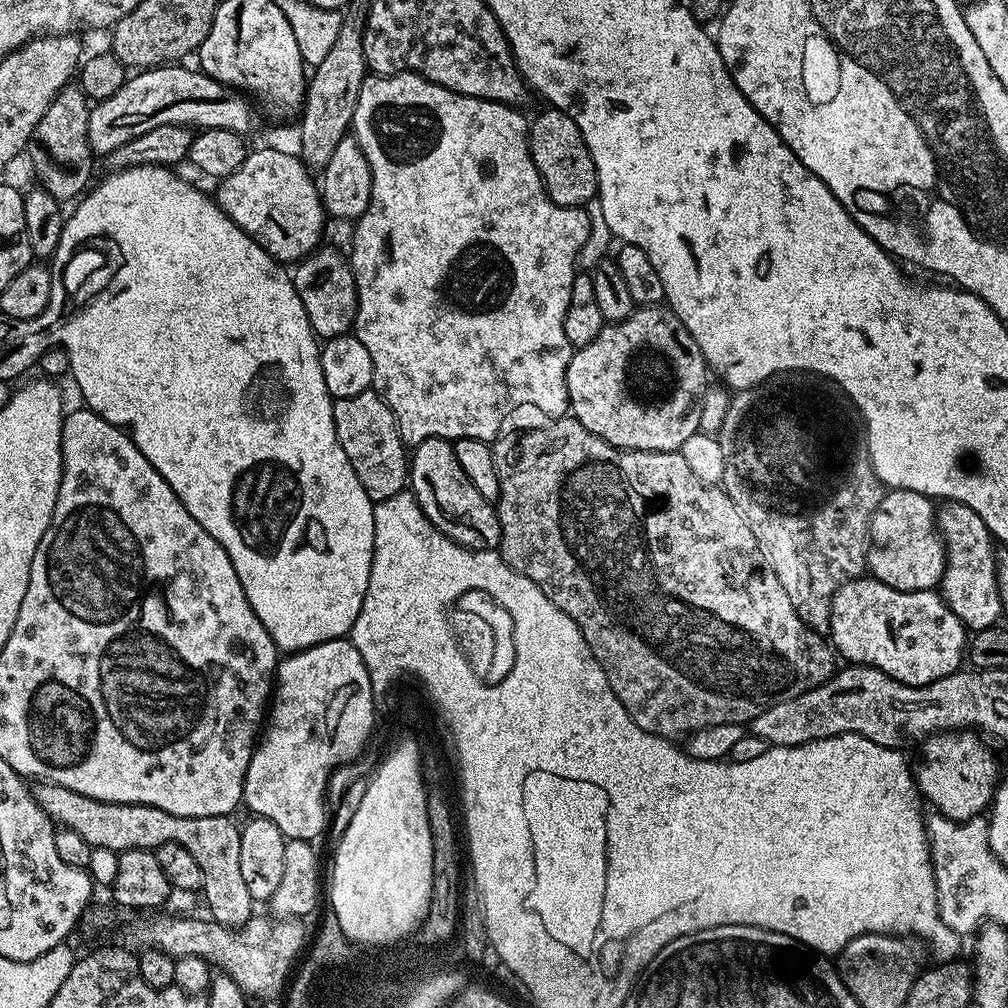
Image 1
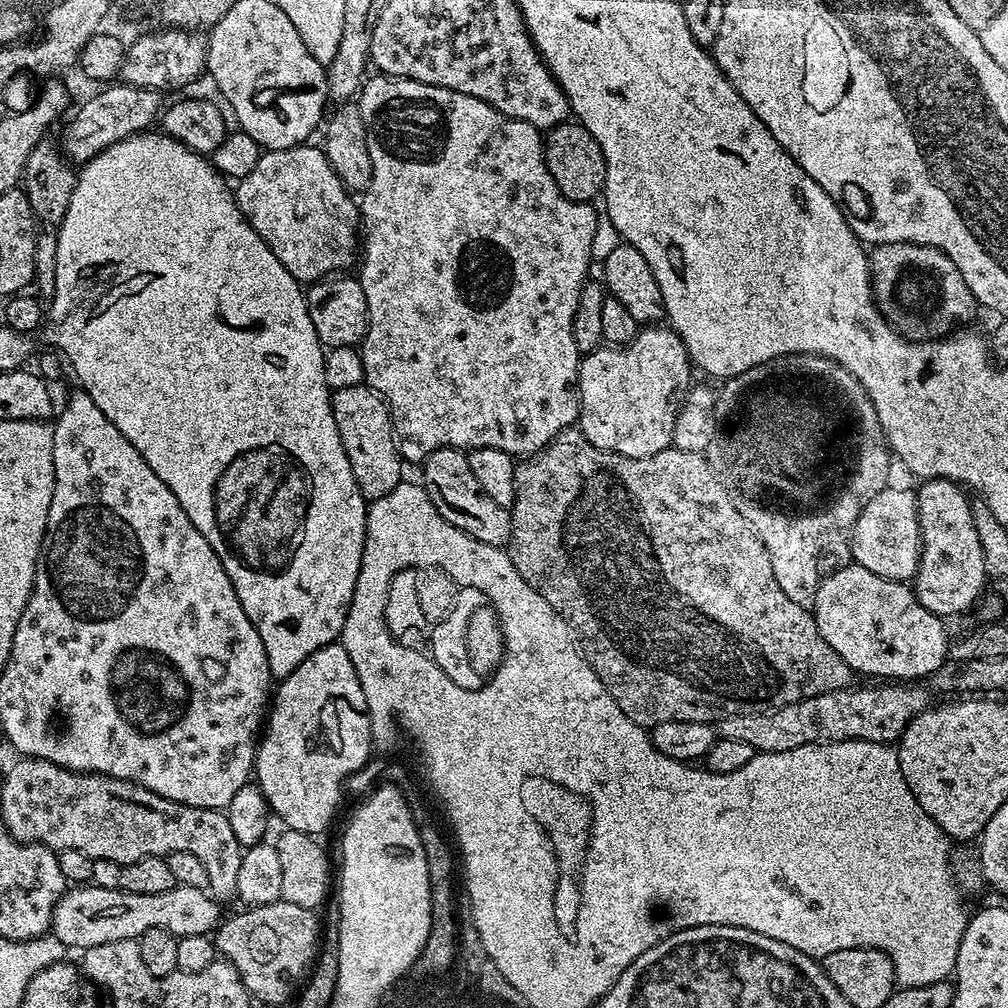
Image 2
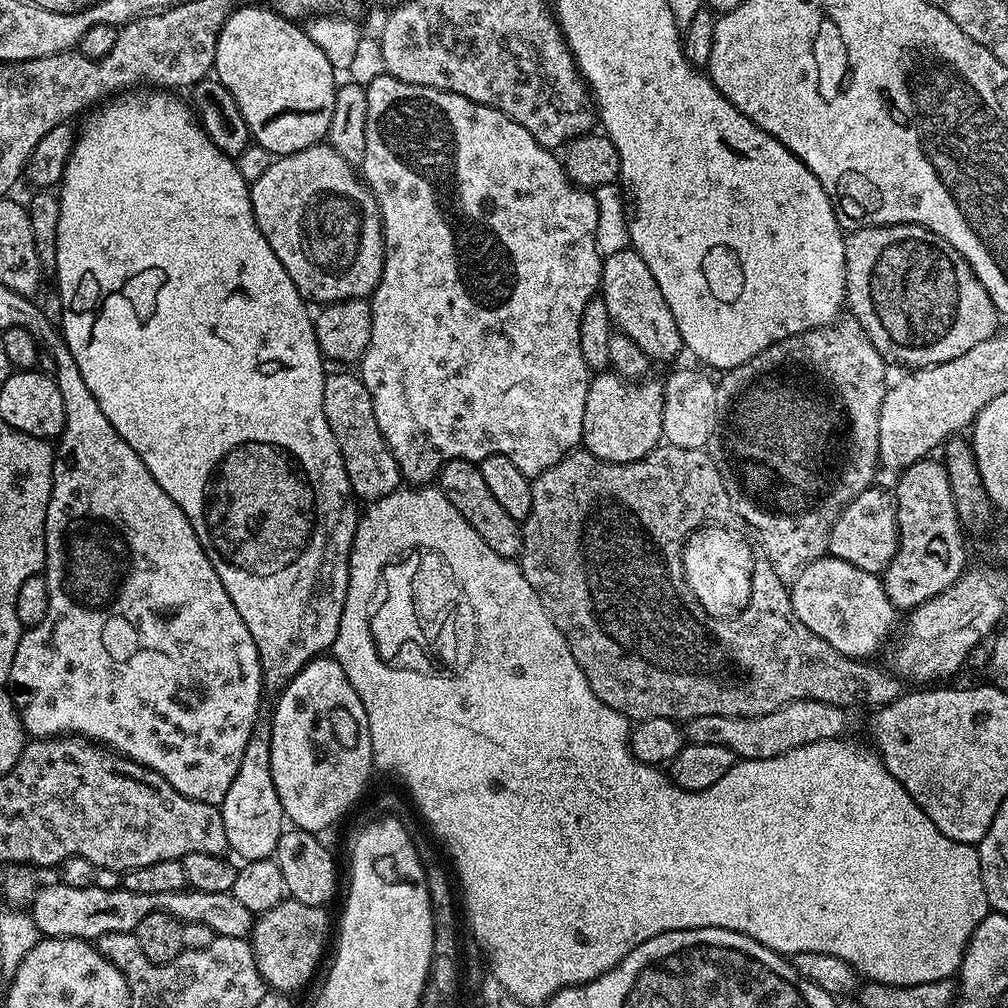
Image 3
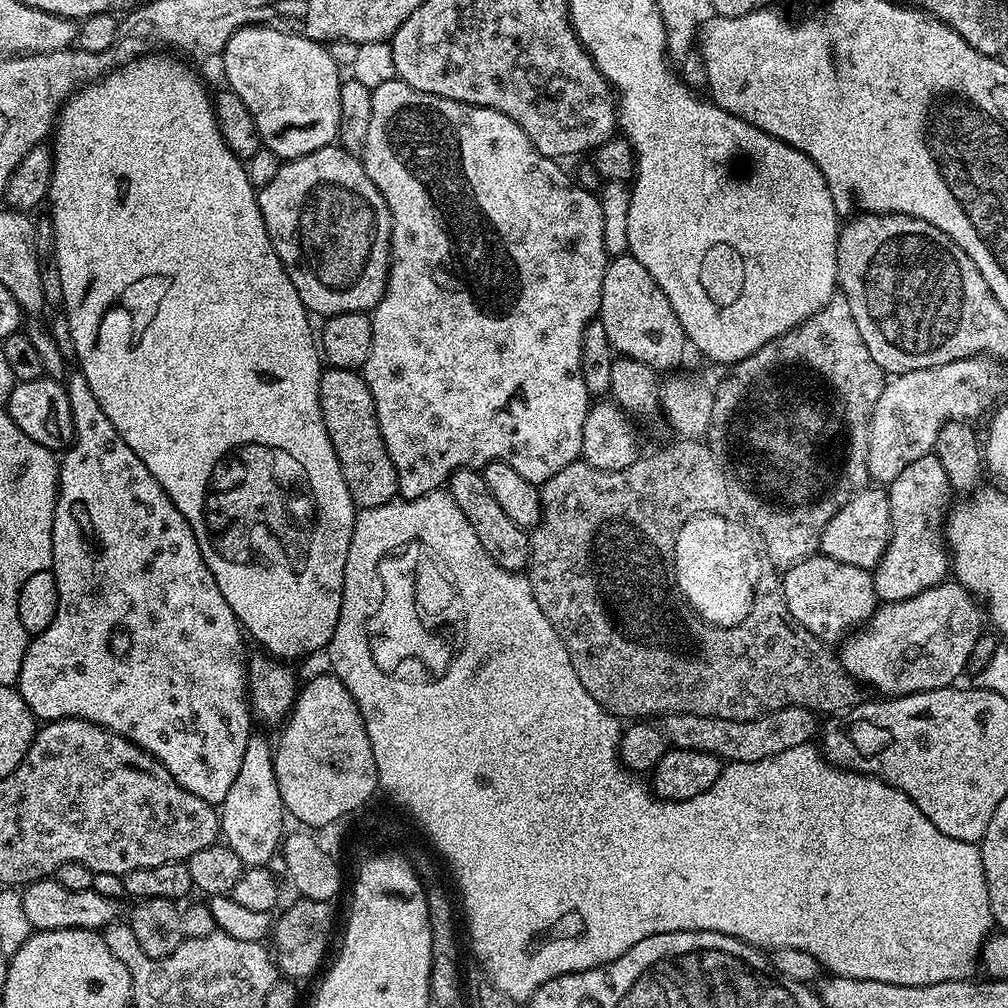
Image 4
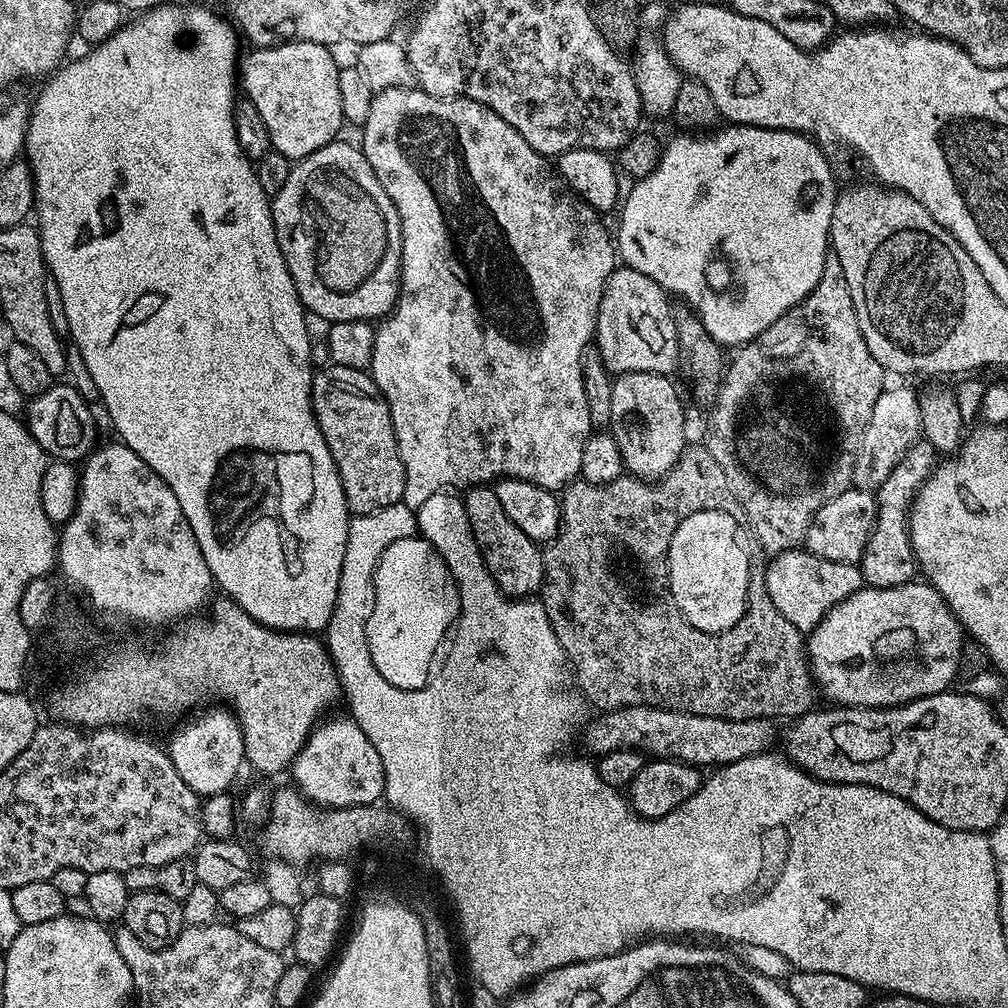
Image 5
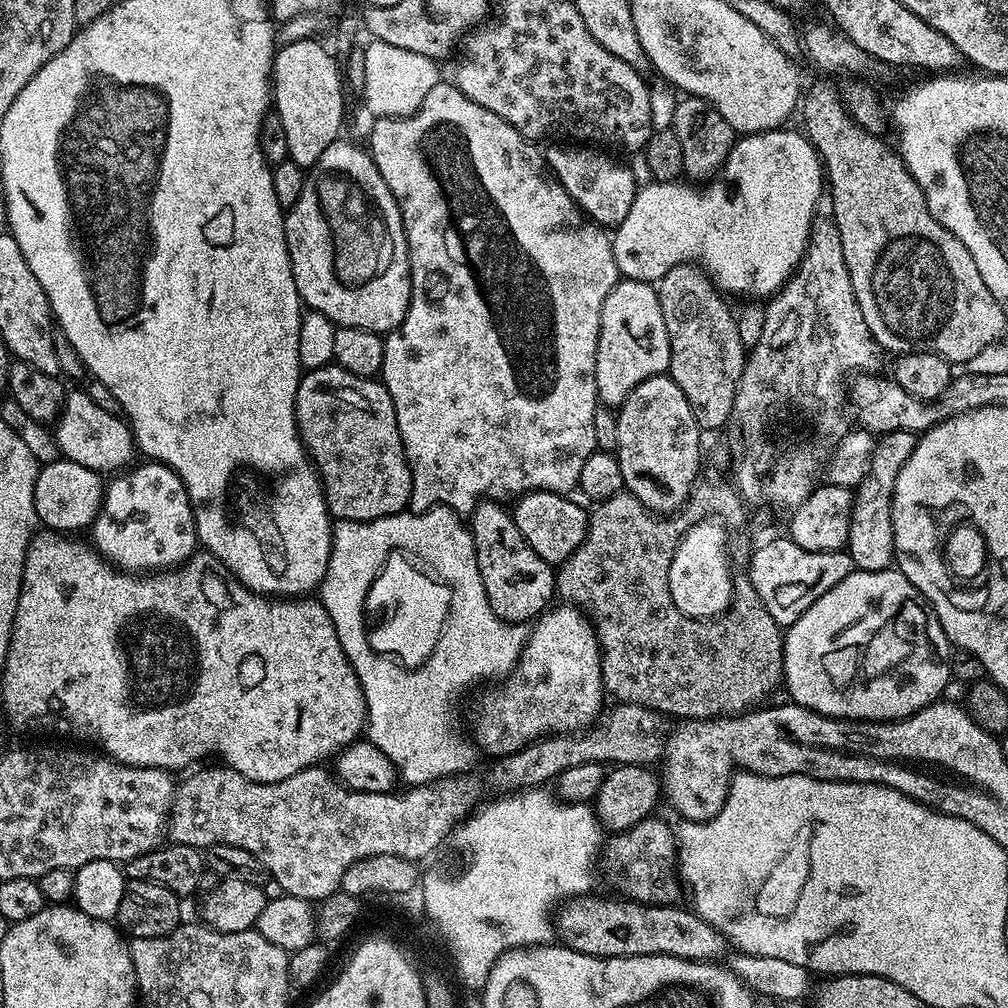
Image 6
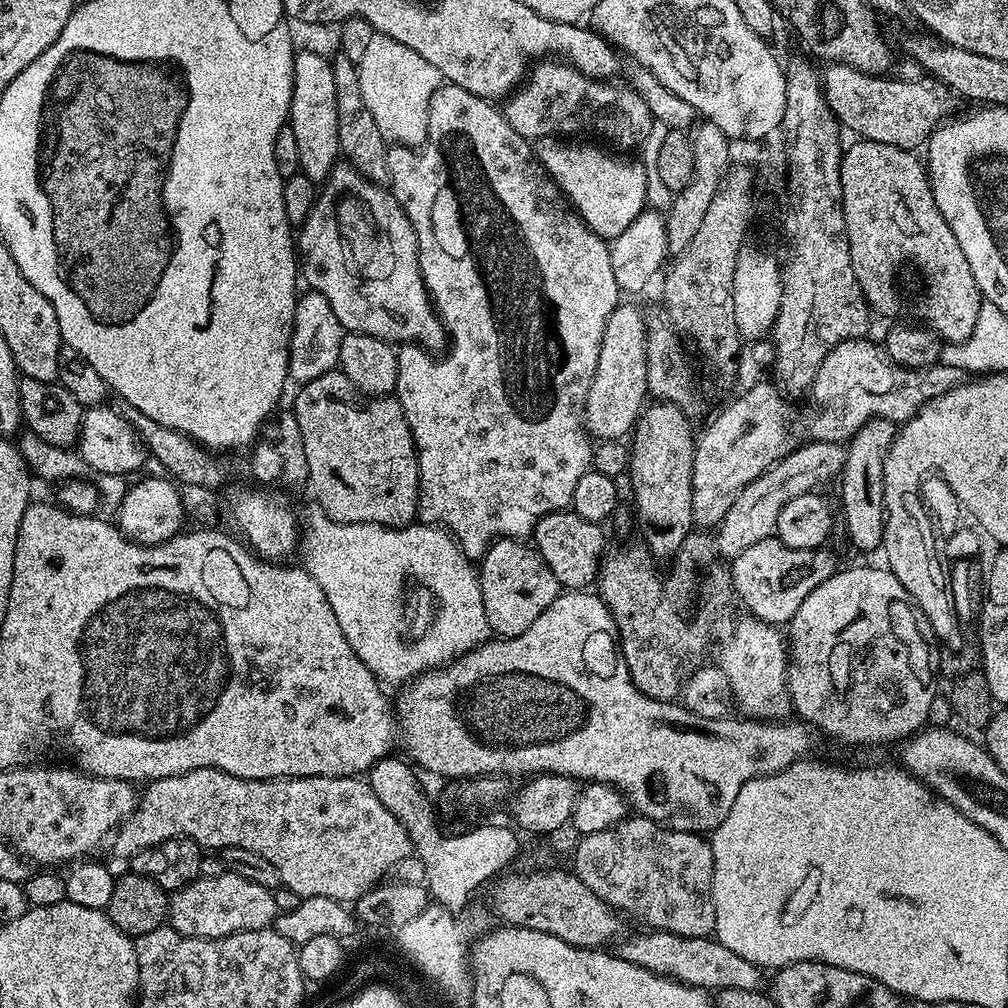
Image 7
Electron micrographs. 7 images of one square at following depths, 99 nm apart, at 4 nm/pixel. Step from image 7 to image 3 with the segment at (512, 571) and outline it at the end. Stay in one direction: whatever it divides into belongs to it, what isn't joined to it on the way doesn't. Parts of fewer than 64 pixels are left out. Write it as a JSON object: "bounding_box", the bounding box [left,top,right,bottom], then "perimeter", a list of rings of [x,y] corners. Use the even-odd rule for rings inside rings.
{"bounding_box":[438,460,524,558],"perimeter":[[[470,460],[448,461],[440,470],[438,487],[446,494],[446,498],[450,498],[454,510],[458,510],[458,514],[462,514],[462,518],[466,518],[466,522],[470,522],[474,530],[478,530],[478,534],[486,542],[486,546],[494,550],[494,554],[509,558],[519,557],[520,547],[524,545],[521,525],[510,518],[510,514],[506,514],[506,510],[502,510],[502,505],[494,499],[494,494],[490,494],[480,473],[479,463]]]}

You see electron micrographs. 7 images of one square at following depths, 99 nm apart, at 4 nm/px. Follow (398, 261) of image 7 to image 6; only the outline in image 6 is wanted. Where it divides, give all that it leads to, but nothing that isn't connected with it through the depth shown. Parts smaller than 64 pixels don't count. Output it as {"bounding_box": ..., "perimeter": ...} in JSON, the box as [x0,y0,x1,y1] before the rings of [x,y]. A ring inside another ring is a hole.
{"bounding_box":[284,138,412,334],"perimeter":[[[347,138],[338,139],[330,146],[326,146],[326,150],[322,150],[322,158],[318,158],[318,162],[314,162],[311,168],[307,169],[304,185],[302,186],[302,194],[298,194],[294,206],[287,209],[284,214],[286,250],[290,254],[290,266],[294,274],[294,286],[298,290],[301,301],[311,311],[321,312],[326,318],[332,320],[334,325],[341,328],[361,328],[362,330],[387,334],[394,331],[404,321],[408,313],[408,307],[410,306],[412,275],[410,274],[408,243],[406,242],[404,223],[400,217],[400,211],[396,205],[394,194],[390,194],[390,190],[386,186],[382,174],[378,174],[378,166],[374,166],[371,155],[363,147],[361,148],[356,144],[351,144]]]}

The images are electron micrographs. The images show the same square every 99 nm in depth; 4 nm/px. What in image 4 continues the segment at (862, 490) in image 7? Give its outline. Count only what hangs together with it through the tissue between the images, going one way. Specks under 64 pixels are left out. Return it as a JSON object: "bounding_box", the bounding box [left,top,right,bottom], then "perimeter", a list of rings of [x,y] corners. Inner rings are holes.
{"bounding_box":[872,454,950,601],"perimeter":[[[935,454],[910,462],[898,478],[887,485],[890,502],[890,522],[892,532],[888,535],[888,545],[872,572],[872,585],[881,601],[905,600],[935,584],[945,583],[950,572],[950,562],[946,546],[940,532],[944,508],[944,495],[950,492],[946,470],[938,462]]]}

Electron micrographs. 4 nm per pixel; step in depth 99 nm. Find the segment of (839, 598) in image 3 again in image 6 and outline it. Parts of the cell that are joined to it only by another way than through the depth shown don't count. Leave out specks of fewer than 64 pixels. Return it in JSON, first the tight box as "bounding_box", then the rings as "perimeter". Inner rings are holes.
{"bounding_box":[746,538,854,626],"perimeter":[[[772,538],[767,543],[763,551],[750,556],[746,575],[754,590],[758,590],[758,598],[762,598],[762,606],[766,606],[770,618],[782,626],[794,623],[803,612],[810,610],[810,606],[814,606],[814,602],[818,602],[818,598],[822,598],[822,594],[826,594],[826,590],[838,586],[838,582],[854,570],[852,559],[844,550],[811,552],[802,550],[802,546],[790,538]]]}

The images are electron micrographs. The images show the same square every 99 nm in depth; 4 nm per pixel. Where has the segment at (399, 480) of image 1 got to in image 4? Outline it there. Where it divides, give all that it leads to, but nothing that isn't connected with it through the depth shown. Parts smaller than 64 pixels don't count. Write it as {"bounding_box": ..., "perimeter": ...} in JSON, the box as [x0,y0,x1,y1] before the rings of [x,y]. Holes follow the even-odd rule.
{"bounding_box":[320,367,398,509],"perimeter":[[[334,367],[321,371],[320,409],[322,418],[326,422],[326,434],[330,434],[334,454],[338,454],[338,462],[342,466],[342,478],[346,478],[350,498],[356,503],[357,509],[382,506],[397,499],[398,489],[394,462],[390,462],[390,454],[386,450],[386,442],[382,438],[382,430],[378,426],[374,398],[370,394],[368,383],[365,382],[363,375],[359,371],[347,372]]]}

